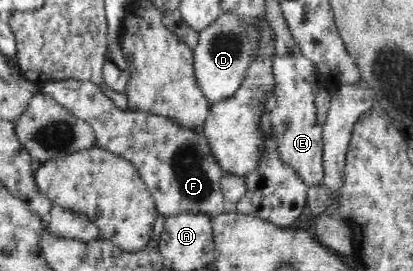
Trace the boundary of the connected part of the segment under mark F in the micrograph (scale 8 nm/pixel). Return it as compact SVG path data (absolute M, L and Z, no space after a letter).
M92 81L48 82L41 85L41 92L92 124L100 139L98 146L122 155L136 167L152 193L158 212L167 217L186 213L206 213L213 217L228 211L228 202L221 191L224 171L211 156L210 147L200 131L182 128L168 118L119 107Z

